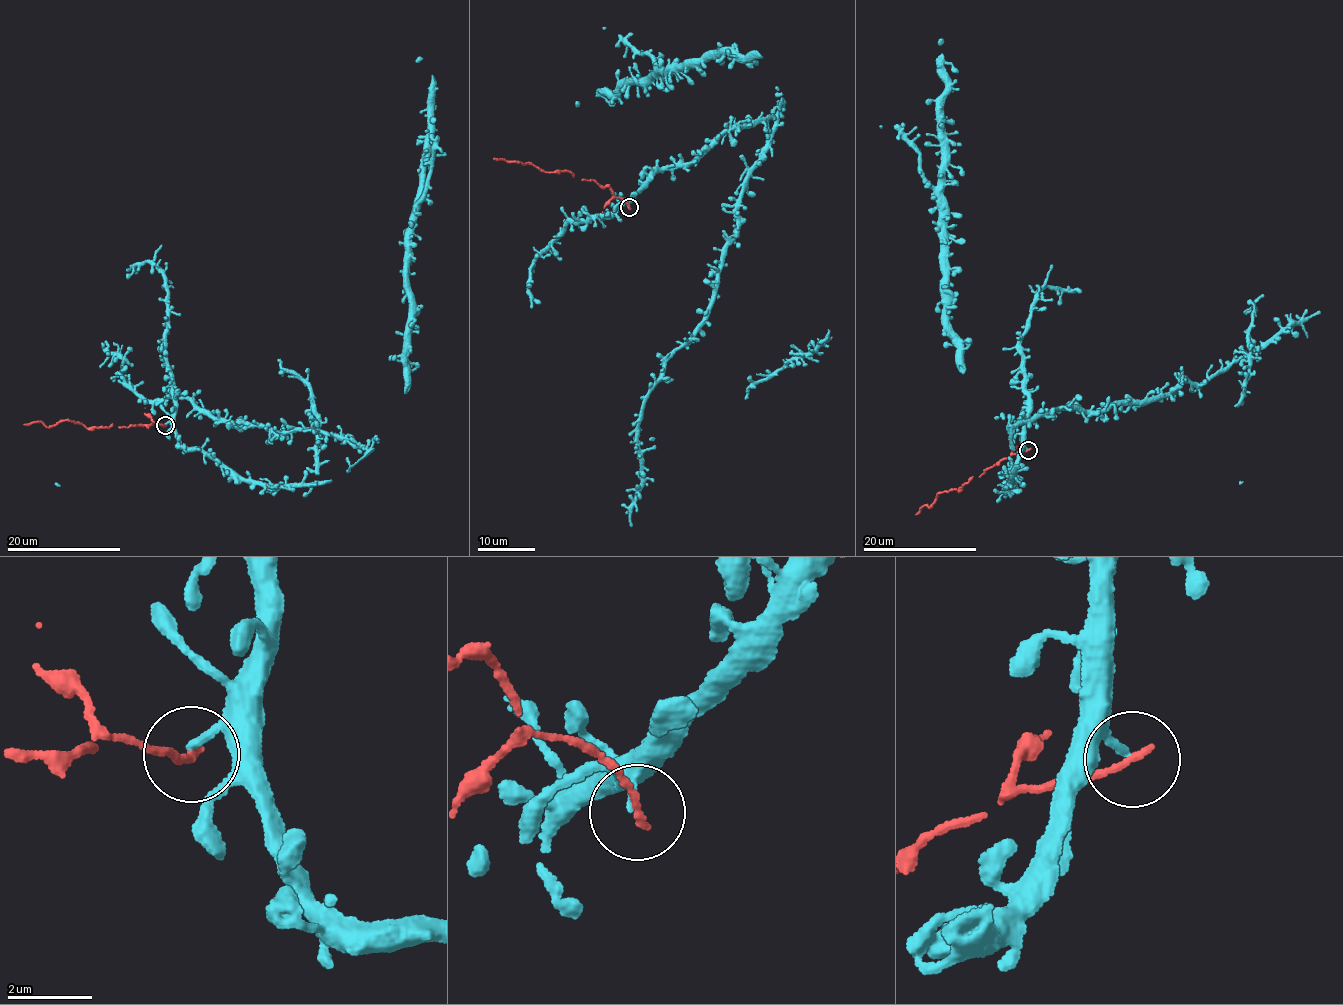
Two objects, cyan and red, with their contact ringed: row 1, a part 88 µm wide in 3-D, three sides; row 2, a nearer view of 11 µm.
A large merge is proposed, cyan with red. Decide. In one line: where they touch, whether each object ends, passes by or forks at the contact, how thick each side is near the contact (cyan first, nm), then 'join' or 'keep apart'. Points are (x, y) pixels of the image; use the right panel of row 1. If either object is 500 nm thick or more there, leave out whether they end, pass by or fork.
place (1028, 450); cyan ends; red ends; calibres 190 and 160 nm; keep apart

